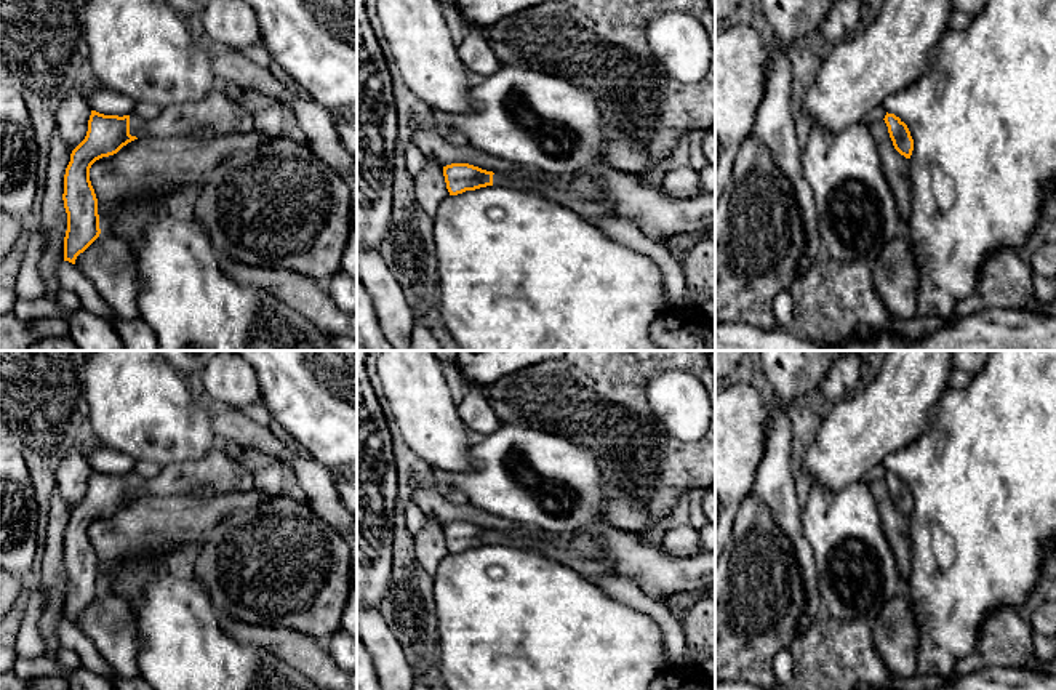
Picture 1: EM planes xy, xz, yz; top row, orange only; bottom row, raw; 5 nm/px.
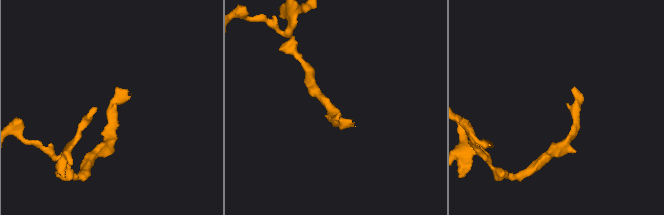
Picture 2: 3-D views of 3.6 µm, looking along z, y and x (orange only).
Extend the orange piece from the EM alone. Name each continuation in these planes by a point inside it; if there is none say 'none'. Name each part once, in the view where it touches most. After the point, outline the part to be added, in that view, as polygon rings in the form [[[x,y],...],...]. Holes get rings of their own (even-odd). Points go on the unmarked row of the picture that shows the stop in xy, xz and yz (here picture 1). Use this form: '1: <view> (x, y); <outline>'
1: xy (226, 474); [[[213,448],[197,461],[163,466],[154,479],[130,474],[130,493],[144,495],[184,495],[195,485],[213,485],[221,495],[242,493],[254,488],[256,475],[222,448]]]

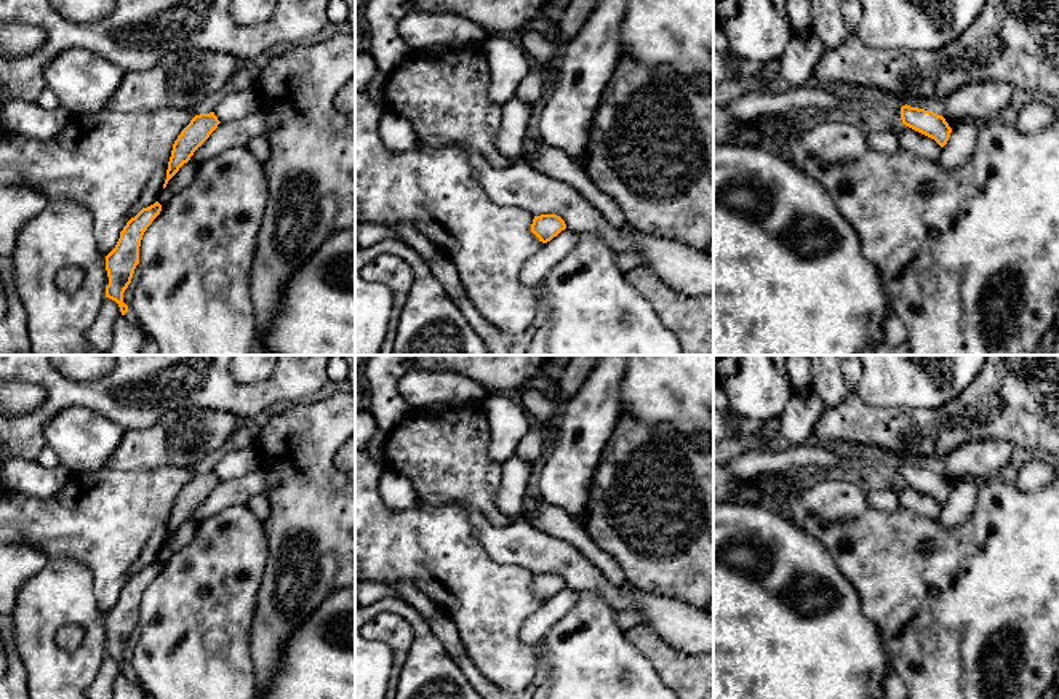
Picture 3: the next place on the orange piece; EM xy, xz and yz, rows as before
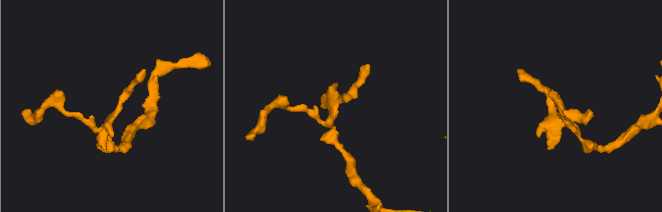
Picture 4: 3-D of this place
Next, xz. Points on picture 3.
none

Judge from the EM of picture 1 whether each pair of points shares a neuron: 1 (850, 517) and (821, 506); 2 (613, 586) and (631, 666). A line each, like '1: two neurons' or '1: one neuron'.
1: one neuron
2: two neurons

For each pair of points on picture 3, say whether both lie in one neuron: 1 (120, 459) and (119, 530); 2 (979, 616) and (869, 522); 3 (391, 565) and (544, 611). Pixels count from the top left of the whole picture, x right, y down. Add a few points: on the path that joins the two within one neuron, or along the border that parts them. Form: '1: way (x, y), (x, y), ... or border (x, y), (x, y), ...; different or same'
1: border (107, 466), (131, 471), (159, 469); different
2: way (952, 597), (939, 584), (927, 579), (896, 549); same
3: border (544, 602), (522, 627), (522, 640), (527, 645); different

